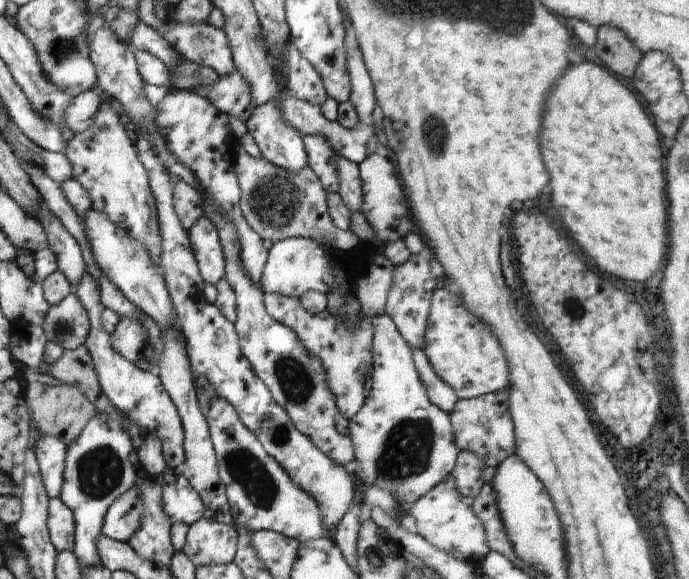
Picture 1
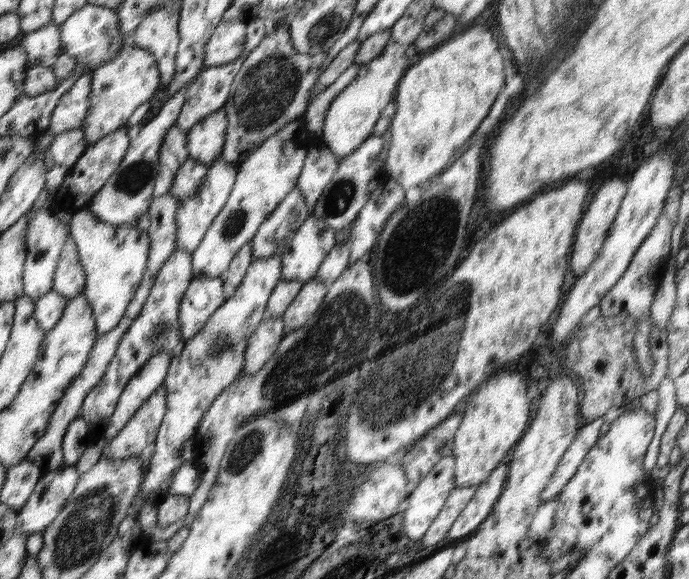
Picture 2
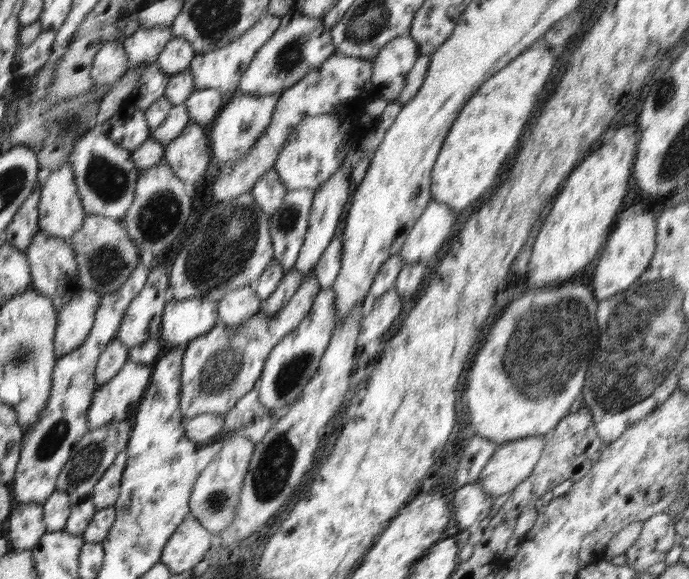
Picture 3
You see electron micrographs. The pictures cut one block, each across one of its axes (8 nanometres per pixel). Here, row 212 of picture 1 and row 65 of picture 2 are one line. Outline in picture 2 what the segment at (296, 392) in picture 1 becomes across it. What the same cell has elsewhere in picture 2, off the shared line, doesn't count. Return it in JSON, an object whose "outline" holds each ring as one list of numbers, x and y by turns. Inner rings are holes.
{"outline":[[240,20,220,21,206,43,205,67,216,67,234,62,243,53,246,23]]}

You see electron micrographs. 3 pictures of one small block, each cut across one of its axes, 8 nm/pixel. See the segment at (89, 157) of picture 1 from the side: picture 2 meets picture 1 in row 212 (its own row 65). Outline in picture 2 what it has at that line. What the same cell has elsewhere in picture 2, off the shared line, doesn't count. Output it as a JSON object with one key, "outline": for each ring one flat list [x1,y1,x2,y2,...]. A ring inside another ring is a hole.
{"outline":[[131,41,120,49,120,52,112,59,109,60,104,66,91,70,92,72,92,85,90,86,90,101,88,101,88,113,84,117,82,123,82,132,84,138,84,148,88,148,90,144,98,142,100,138,111,134,126,126,128,119,132,116,134,111,142,104,154,98,157,90,160,90,160,76,159,70,156,66,155,56,148,52,146,49,138,48]]}

